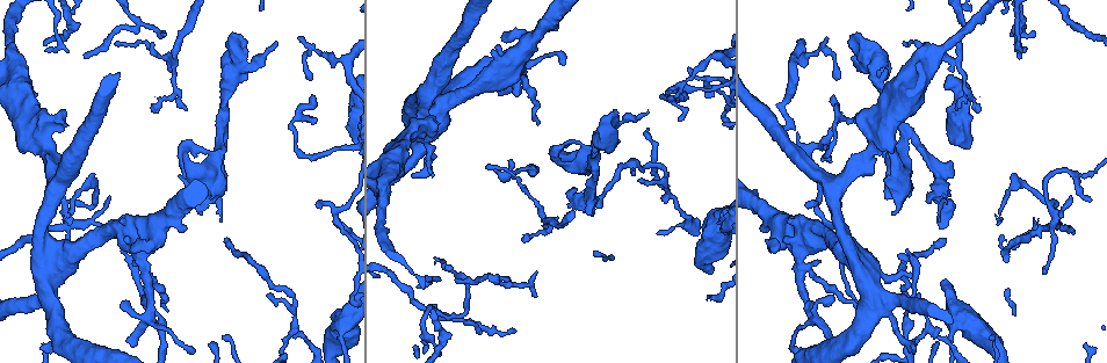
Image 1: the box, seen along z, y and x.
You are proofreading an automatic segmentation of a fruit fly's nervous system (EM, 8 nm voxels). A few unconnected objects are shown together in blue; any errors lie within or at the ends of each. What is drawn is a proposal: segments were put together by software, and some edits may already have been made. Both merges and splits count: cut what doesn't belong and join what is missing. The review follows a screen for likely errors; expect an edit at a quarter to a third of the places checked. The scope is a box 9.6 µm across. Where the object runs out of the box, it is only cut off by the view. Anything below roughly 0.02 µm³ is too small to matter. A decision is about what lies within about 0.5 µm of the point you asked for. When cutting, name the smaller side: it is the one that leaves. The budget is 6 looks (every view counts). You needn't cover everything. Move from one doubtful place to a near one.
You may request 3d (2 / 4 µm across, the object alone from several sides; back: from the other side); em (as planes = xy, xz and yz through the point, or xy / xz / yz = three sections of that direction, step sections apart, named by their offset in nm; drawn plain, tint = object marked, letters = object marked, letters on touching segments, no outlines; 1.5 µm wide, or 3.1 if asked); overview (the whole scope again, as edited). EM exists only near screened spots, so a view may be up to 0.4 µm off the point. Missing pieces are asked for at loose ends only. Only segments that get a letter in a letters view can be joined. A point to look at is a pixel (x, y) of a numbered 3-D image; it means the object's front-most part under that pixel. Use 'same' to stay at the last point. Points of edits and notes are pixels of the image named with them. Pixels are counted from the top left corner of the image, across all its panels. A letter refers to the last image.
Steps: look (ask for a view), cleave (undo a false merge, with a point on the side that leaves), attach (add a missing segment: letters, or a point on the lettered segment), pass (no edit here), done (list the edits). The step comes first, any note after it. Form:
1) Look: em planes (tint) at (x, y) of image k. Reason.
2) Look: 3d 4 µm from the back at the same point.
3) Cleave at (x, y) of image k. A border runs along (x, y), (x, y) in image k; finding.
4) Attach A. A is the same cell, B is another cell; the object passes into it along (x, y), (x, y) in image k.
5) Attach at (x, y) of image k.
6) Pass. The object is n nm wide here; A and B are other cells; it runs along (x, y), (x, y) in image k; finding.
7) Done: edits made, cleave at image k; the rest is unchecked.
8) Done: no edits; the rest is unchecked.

Look: em planes (letters) at (133, 266) of image 1. Three arms meet.

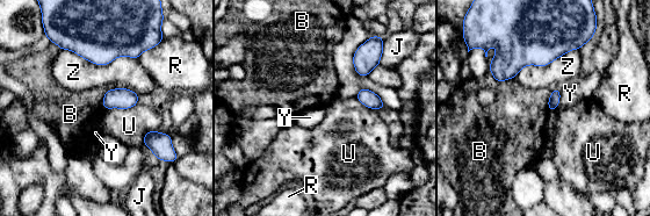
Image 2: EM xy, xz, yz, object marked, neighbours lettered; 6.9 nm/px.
Pass. B, J, R, U, Y and Z are other cells; a border runs along (138, 103), (128, 108), (105, 109) in image 2; no lettered segment goes on from it.

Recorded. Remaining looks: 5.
Look: em planes (plain) at (126, 337) of image 1. Branch stops here.

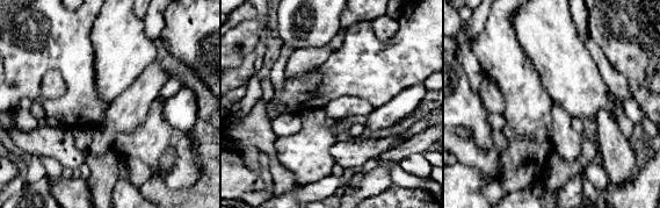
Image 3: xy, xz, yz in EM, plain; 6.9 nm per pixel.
Look: em planes (tint) at the same point.

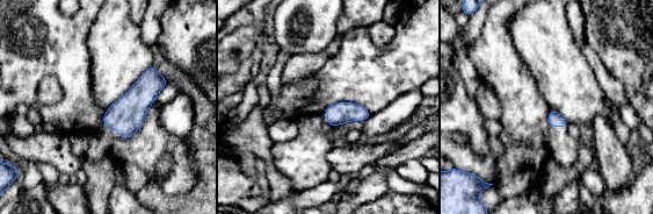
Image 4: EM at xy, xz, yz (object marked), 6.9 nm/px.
Look: em planes (letters) at the same point.

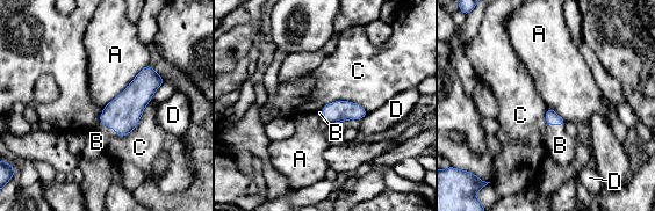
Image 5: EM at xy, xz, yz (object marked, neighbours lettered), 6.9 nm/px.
Attach B. B is the same cell, A, C and D are other cells; the object passes into it along (123, 113), (109, 126), (96, 142) in image 5; it goes on there.

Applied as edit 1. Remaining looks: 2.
Look: em planes (letters) at (648, 113) of image 1. Tapers out.

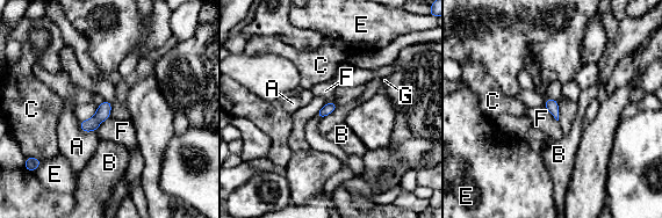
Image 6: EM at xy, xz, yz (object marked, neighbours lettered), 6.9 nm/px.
Pass. A, B, C, E, F and G are other cells; a border runs along (108, 117), (95, 131) in image 6; none of them fits.

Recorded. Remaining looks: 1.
Done: edits made, attach at image 5; the rest is unchecked.

